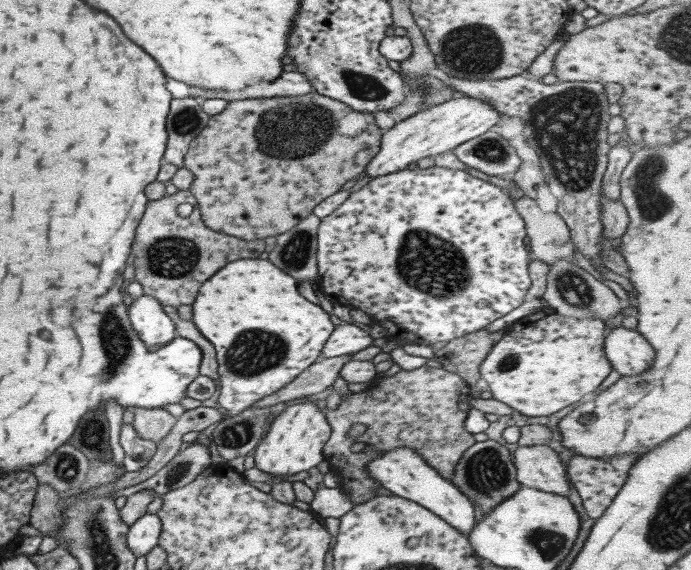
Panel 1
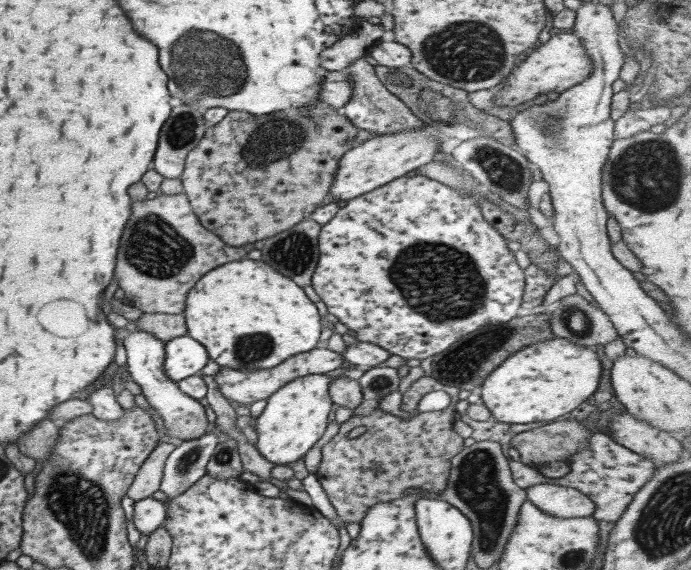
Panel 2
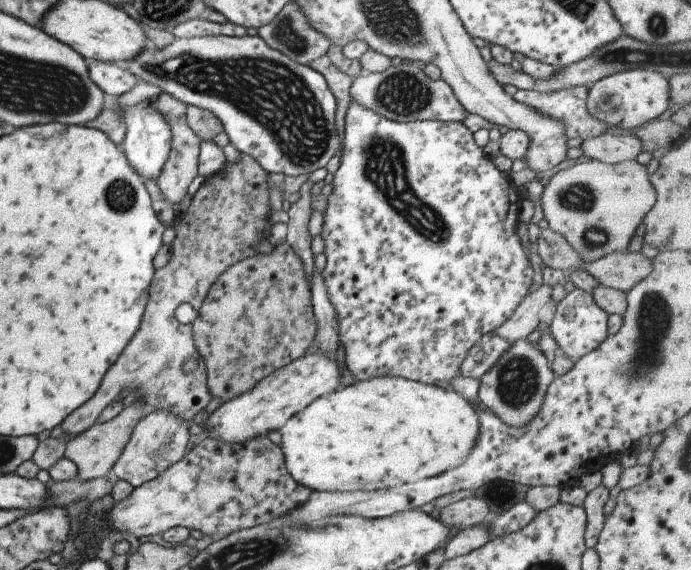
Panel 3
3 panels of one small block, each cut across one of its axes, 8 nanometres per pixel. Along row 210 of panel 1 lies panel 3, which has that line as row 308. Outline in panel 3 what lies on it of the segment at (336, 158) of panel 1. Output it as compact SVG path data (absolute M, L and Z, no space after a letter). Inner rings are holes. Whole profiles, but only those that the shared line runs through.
M286 242L275 246L271 254L259 253L239 261L218 276L192 322L193 344L203 357L206 385L212 397L220 398L222 402L238 397L270 372L303 356L316 331L310 288L300 260Z

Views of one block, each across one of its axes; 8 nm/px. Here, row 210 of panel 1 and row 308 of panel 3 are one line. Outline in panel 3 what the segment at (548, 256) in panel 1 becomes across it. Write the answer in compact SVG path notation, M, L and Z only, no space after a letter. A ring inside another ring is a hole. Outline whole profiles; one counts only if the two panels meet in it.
M541 283L536 290L522 298L513 314L493 333L510 343L525 341L525 338L539 326L537 312L541 310L541 306L551 302L551 288L552 286Z

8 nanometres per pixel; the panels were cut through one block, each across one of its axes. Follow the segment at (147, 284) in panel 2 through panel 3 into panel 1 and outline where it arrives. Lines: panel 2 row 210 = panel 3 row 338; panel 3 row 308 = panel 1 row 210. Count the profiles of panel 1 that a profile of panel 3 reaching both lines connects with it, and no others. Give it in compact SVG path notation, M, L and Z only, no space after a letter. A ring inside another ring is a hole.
M189 189L165 194L161 198L147 201L135 228L131 242L134 270L132 280L141 284L143 294L154 298L162 306L191 304L199 286L219 268L239 258L257 258L264 247L263 239L245 241L207 228ZM183 202L195 207L185 218L175 213L176 206Z

